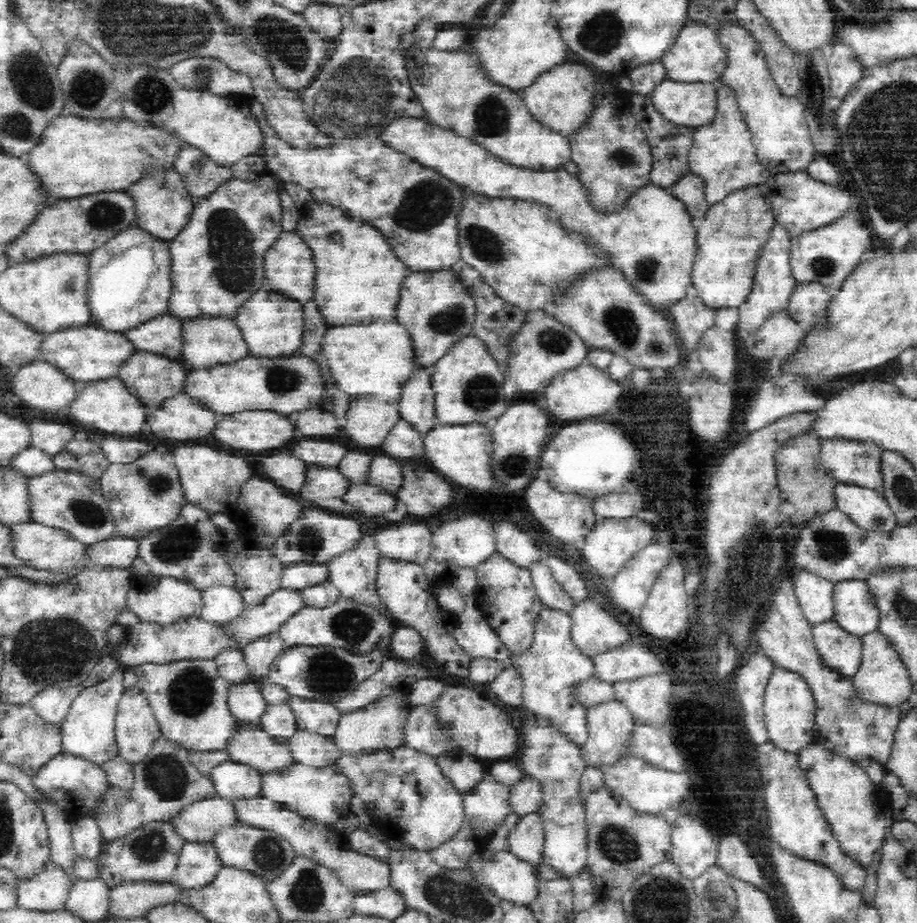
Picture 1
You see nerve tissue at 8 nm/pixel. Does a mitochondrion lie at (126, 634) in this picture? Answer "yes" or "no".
no

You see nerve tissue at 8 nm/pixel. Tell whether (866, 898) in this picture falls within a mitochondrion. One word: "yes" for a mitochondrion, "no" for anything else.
no

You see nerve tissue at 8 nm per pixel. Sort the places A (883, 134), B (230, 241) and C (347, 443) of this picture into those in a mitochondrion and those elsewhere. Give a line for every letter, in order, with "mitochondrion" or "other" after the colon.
A: mitochondrion
B: mitochondrion
C: other

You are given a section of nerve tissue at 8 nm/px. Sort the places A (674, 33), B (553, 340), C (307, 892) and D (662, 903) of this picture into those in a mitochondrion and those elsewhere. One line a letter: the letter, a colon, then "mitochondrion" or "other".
A: other
B: mitochondrion
C: mitochondrion
D: mitochondrion

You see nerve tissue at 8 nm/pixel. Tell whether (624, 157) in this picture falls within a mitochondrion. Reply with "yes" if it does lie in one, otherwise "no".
yes

